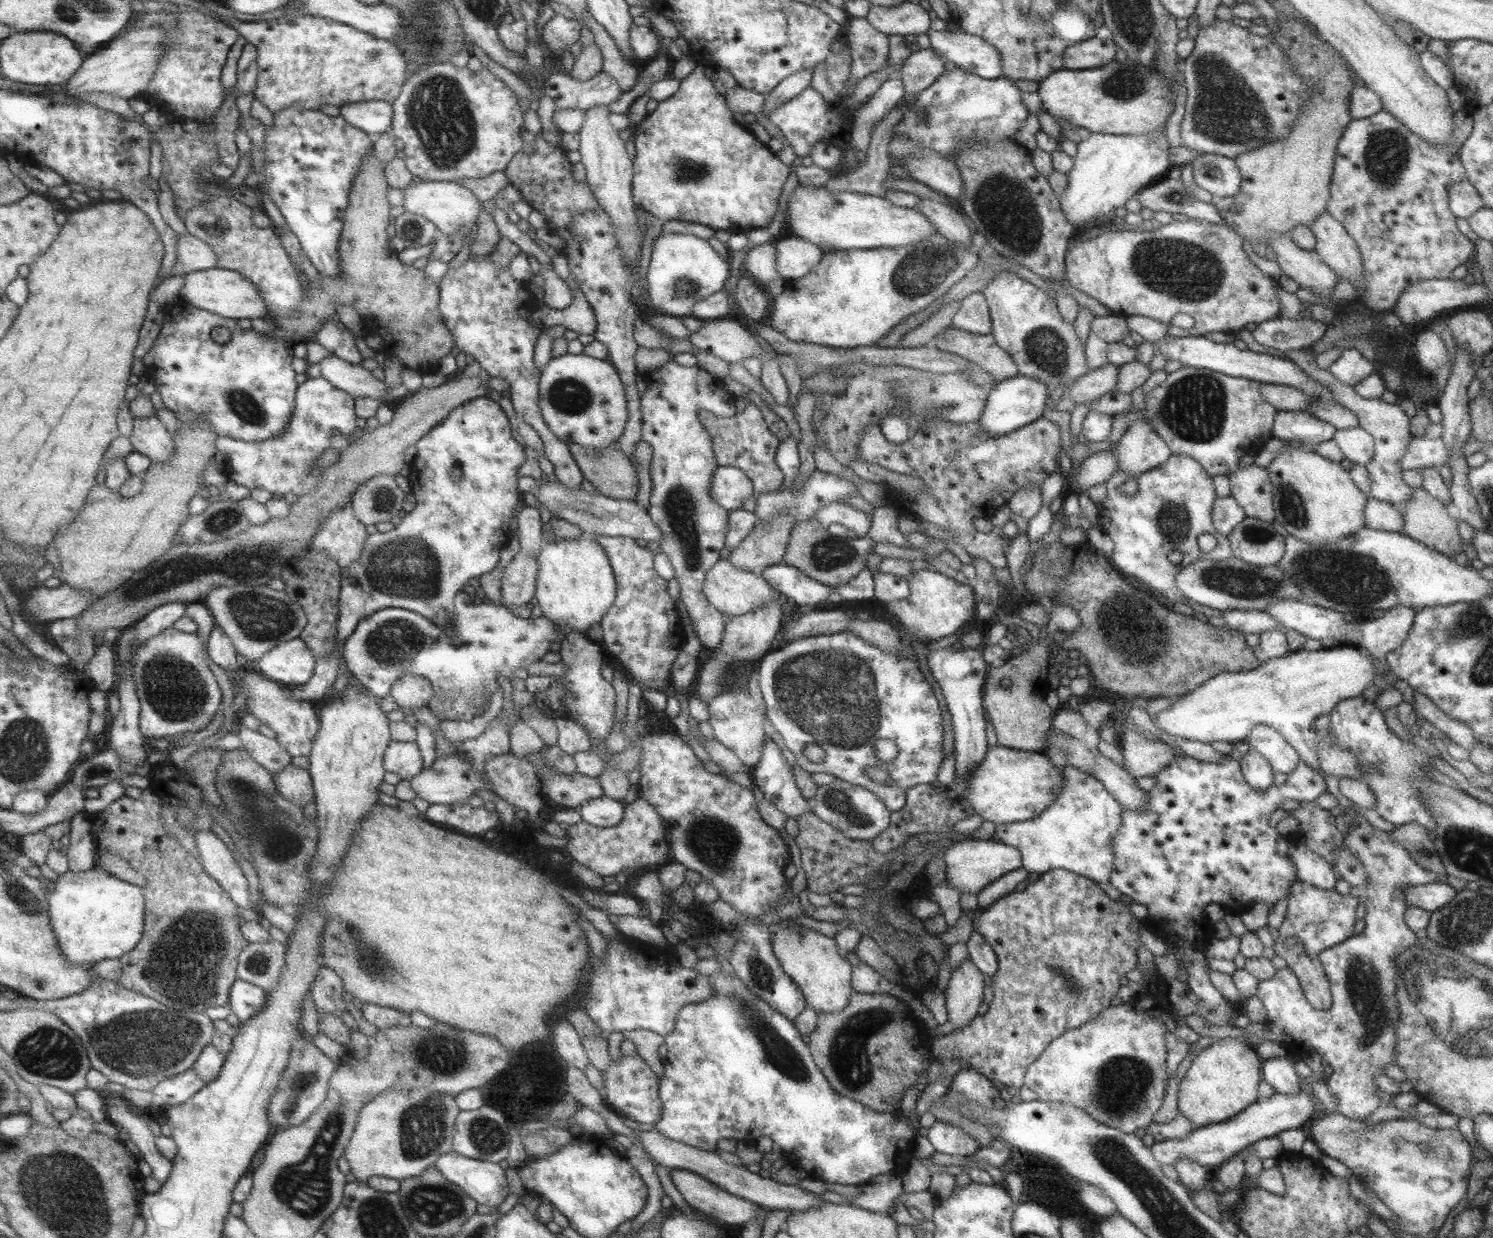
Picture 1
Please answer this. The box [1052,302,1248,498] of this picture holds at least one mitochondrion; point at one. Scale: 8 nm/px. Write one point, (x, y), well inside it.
(1193, 407)

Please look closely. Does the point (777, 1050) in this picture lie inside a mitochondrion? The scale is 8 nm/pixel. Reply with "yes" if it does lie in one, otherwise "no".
yes

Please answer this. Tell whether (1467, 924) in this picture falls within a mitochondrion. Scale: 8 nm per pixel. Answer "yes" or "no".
yes

